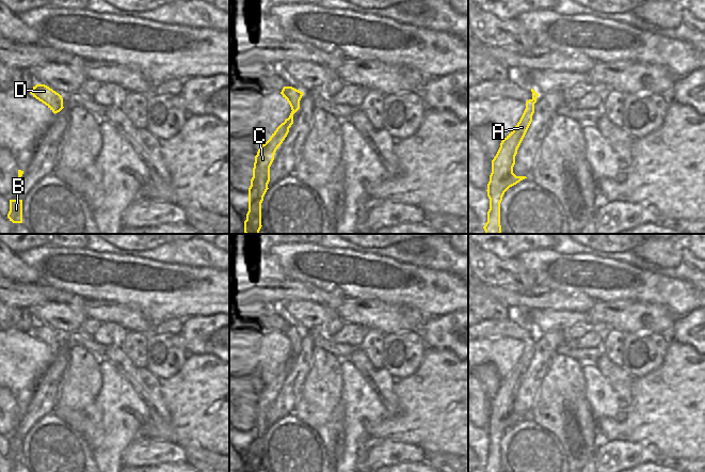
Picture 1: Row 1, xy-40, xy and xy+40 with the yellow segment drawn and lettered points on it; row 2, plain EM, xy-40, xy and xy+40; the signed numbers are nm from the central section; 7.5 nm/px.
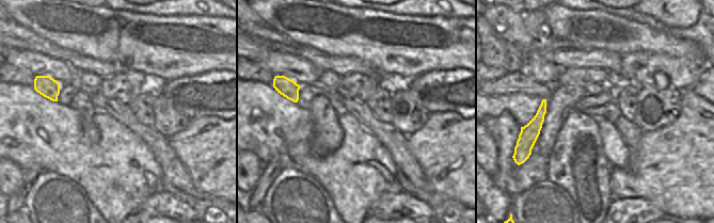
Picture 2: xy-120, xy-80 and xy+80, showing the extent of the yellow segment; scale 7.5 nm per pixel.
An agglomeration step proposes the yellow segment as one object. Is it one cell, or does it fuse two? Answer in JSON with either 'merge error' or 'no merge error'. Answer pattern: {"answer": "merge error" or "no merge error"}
{"answer": "no merge error"}

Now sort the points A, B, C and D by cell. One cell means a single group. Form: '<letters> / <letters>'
A B C D

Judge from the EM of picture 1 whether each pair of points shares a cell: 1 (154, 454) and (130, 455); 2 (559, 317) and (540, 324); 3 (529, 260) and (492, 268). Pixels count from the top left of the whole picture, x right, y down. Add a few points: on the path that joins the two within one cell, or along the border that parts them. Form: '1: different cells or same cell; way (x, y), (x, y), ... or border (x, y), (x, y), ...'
1: same cell; way (148, 454), (135, 454)
2: same cell; way (555, 319), (544, 320)
3: different cells; border (517, 256), (533, 273), (535, 282)

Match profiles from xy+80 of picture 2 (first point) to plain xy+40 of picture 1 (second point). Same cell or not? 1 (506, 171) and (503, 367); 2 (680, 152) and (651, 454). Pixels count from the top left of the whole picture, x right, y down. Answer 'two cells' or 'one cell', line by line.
1: two cells
2: two cells

